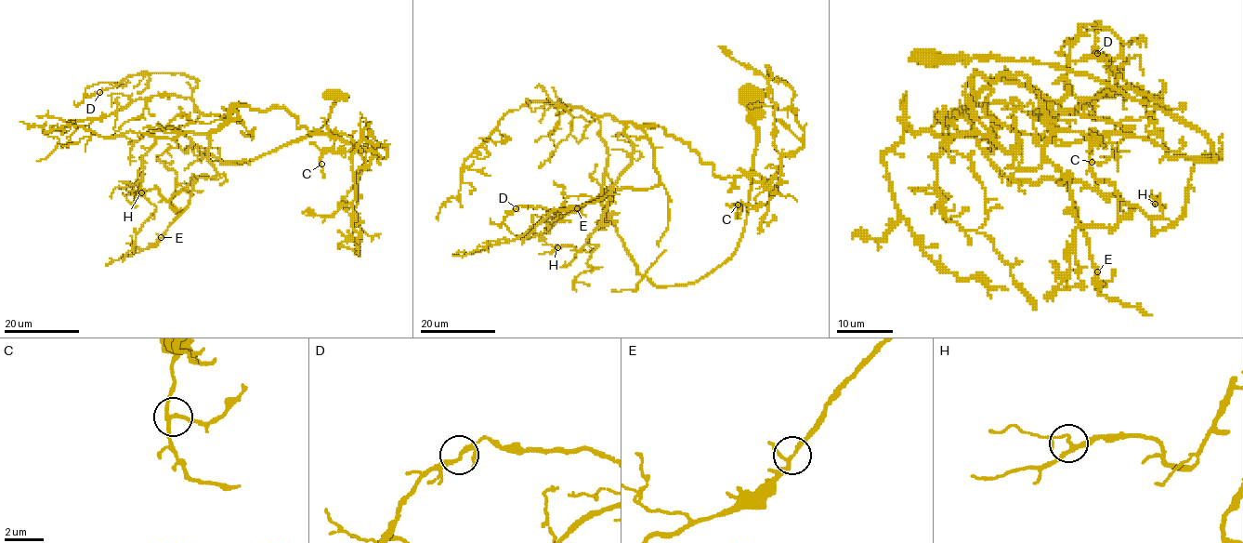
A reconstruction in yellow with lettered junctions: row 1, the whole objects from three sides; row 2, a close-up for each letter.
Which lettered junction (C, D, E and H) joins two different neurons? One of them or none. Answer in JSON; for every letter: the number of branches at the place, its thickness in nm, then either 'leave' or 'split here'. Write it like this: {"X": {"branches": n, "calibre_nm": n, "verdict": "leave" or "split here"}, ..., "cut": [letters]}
{"C": {"branches": 3, "calibre_nm": 160, "verdict": "leave"}, "D": {"branches": 3, "calibre_nm": 150, "verdict": "leave"}, "E": {"branches": 3, "calibre_nm": 150, "verdict": "leave"}, "H": {"branches": 3, "calibre_nm": 160, "verdict": "leave"}, "cut": []}

